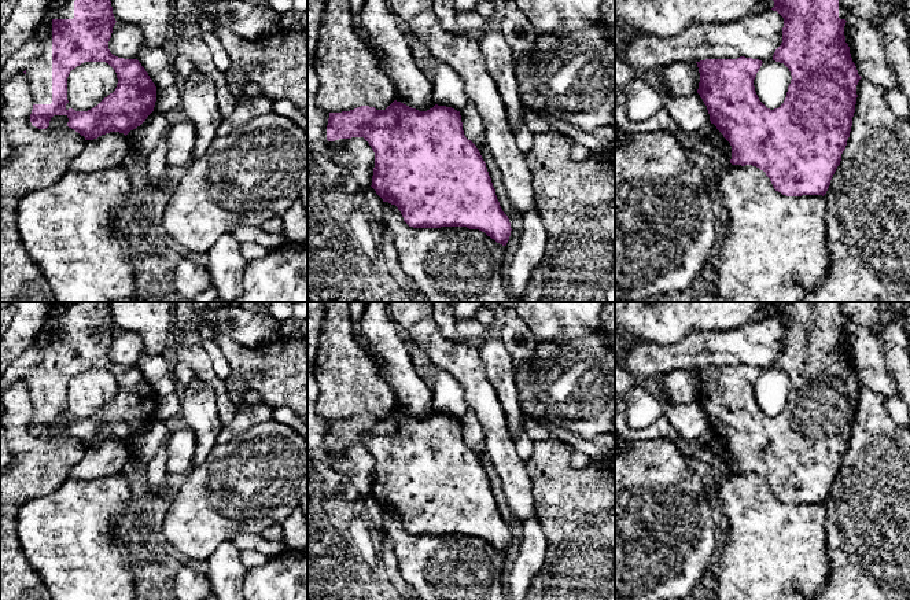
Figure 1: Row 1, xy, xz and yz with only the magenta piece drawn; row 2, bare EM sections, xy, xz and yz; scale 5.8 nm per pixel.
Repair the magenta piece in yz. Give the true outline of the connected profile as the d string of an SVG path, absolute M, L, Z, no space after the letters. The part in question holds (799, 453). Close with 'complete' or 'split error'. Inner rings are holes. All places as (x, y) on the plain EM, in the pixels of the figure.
M769 302L769 305L774 309L774 314L771 317L777 319L784 325L782 350L775 357L773 362L773 368L784 371L789 376L792 383L784 411L778 416L770 417L759 408L755 400L754 387L763 369L759 367L752 367L745 364L740 364L737 367L705 367L705 368L696 369L700 380L697 401L700 402L704 412L707 413L711 431L716 434L716 437L723 442L723 445L732 453L732 467L730 467L732 472L741 472L741 474L752 472L759 475L770 486L774 497L781 500L782 503L786 503L786 504L822 503L824 504L830 493L830 487L837 474L840 472L841 461L845 457L847 448L850 445L852 424L855 420L855 412L858 405L856 393L862 386L858 382L855 371L852 369L850 354L845 350L845 343L844 343L845 330L850 324L852 324L852 320L848 314L843 312L841 302Z; split error

